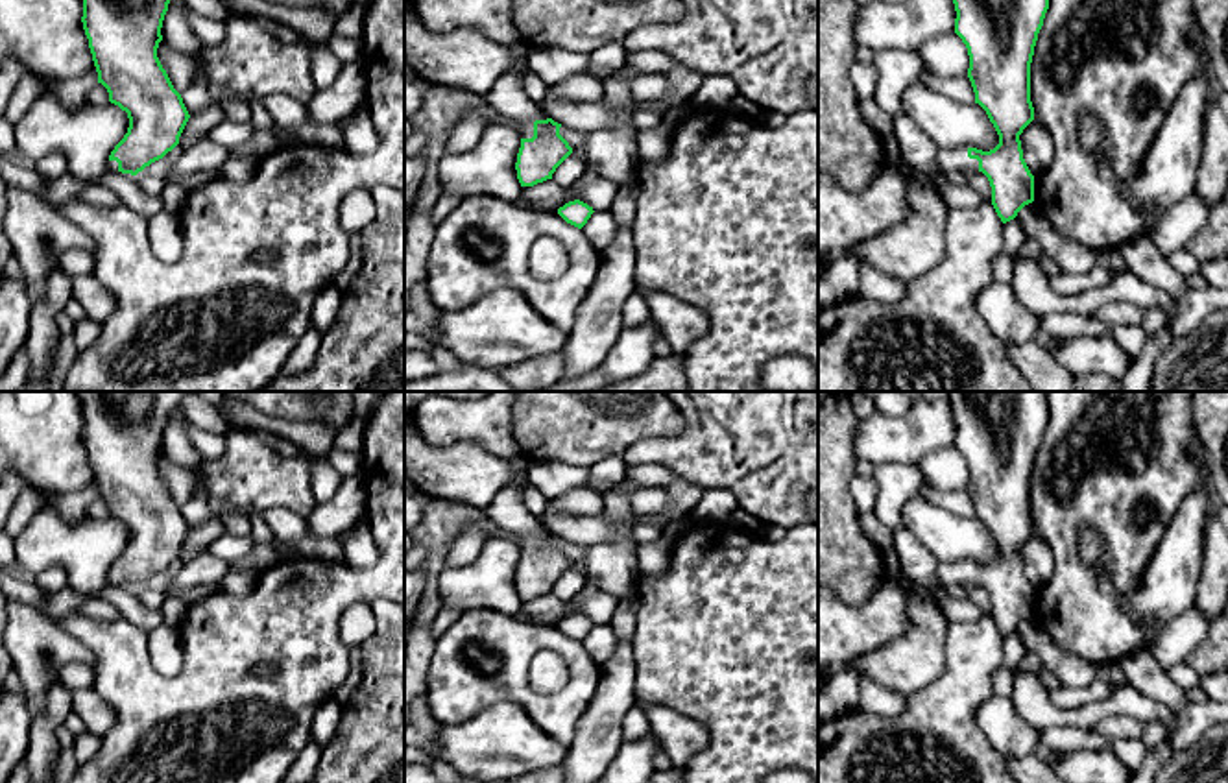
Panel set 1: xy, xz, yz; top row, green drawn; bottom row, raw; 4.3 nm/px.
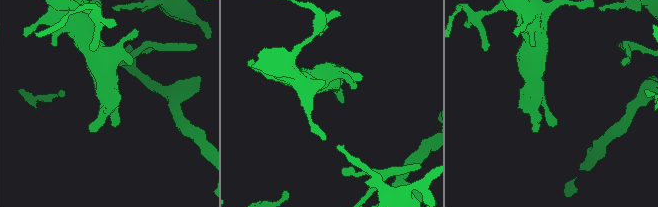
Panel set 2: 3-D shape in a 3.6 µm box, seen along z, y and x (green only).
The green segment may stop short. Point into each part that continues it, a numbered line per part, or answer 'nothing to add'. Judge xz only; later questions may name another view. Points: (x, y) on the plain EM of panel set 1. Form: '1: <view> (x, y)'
1: xz (442, 421)

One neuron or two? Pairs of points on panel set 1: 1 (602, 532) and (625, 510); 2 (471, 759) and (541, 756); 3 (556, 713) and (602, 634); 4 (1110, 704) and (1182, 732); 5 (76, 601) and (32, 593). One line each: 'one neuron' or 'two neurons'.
1: one neuron
2: one neuron
3: two neurons
4: two neurons
5: one neuron

